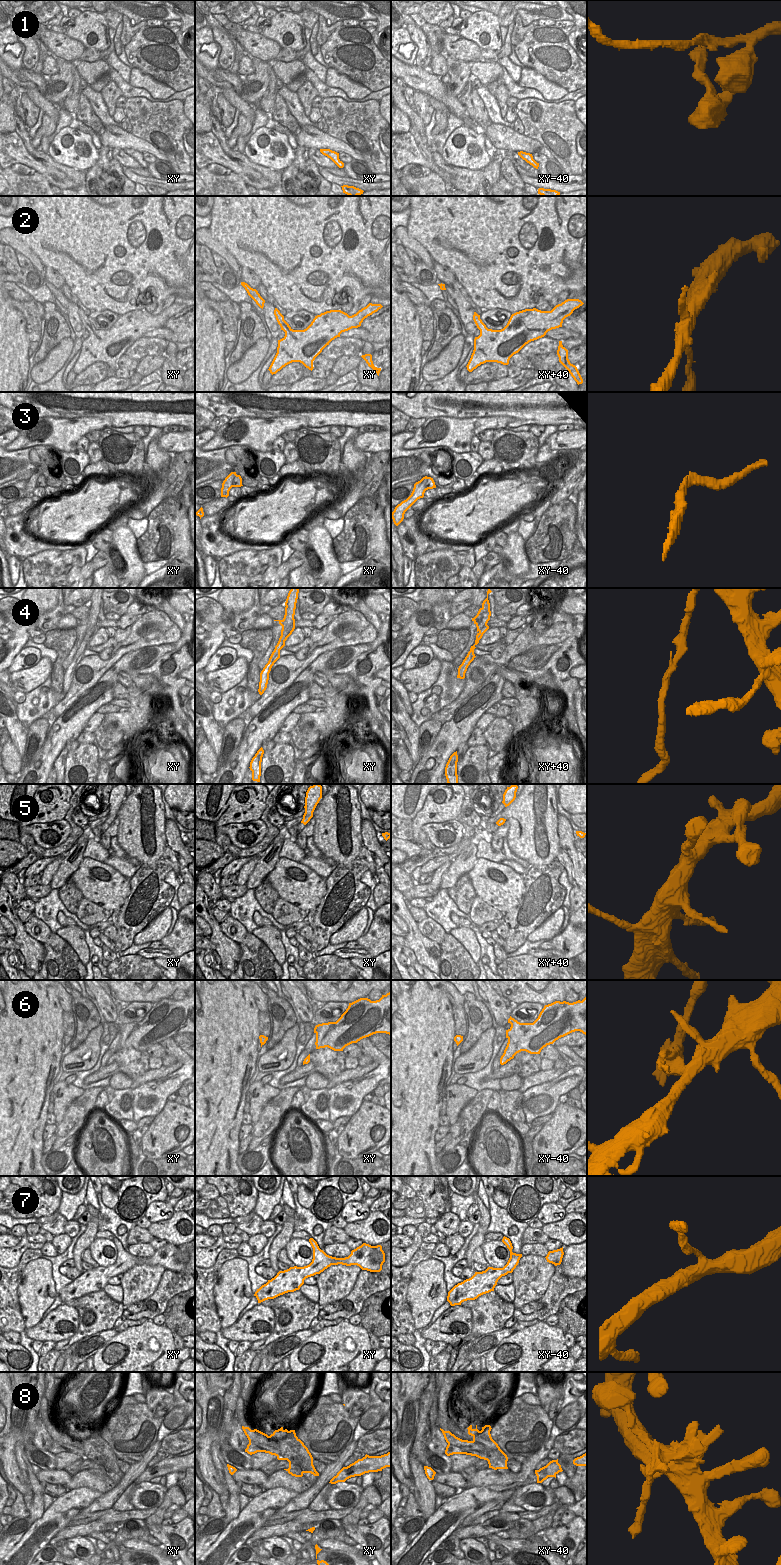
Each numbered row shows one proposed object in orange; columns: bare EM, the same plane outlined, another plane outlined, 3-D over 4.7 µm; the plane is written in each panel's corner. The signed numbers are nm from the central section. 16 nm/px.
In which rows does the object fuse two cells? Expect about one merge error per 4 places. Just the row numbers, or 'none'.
3, 4, 6, 8.

